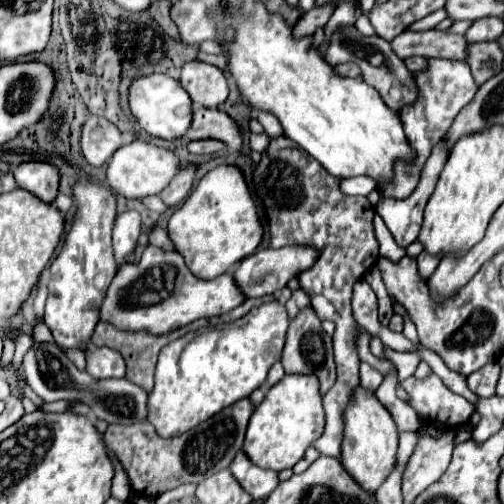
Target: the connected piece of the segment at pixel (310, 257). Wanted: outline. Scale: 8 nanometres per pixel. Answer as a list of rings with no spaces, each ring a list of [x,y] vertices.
[[[296,245],[284,249],[260,249],[240,261],[238,269],[234,269],[234,279],[246,297],[262,297],[278,293],[280,289],[286,287],[290,279],[296,277],[296,273],[302,273],[304,269],[308,269],[308,265],[314,263],[316,263],[316,249],[296,249]]]

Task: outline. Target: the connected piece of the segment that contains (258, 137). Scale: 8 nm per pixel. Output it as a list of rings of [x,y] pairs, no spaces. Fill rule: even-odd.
[[[251,133],[250,135],[250,148],[253,151],[264,152],[269,145],[269,137],[265,134],[255,134]]]

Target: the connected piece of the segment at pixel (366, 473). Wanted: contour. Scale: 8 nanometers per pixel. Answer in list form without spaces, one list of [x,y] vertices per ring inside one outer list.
[[[358,387],[354,391],[352,405],[346,409],[346,429],[342,441],[342,461],[350,477],[370,493],[376,493],[378,487],[388,479],[396,467],[398,453],[398,429],[390,413],[378,403],[378,399]]]

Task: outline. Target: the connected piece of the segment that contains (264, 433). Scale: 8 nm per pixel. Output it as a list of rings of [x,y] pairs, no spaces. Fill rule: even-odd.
[[[284,375],[284,379],[278,381],[254,409],[244,441],[244,453],[248,453],[248,459],[262,469],[282,471],[294,467],[322,431],[324,411],[318,393],[318,379],[314,375]]]

